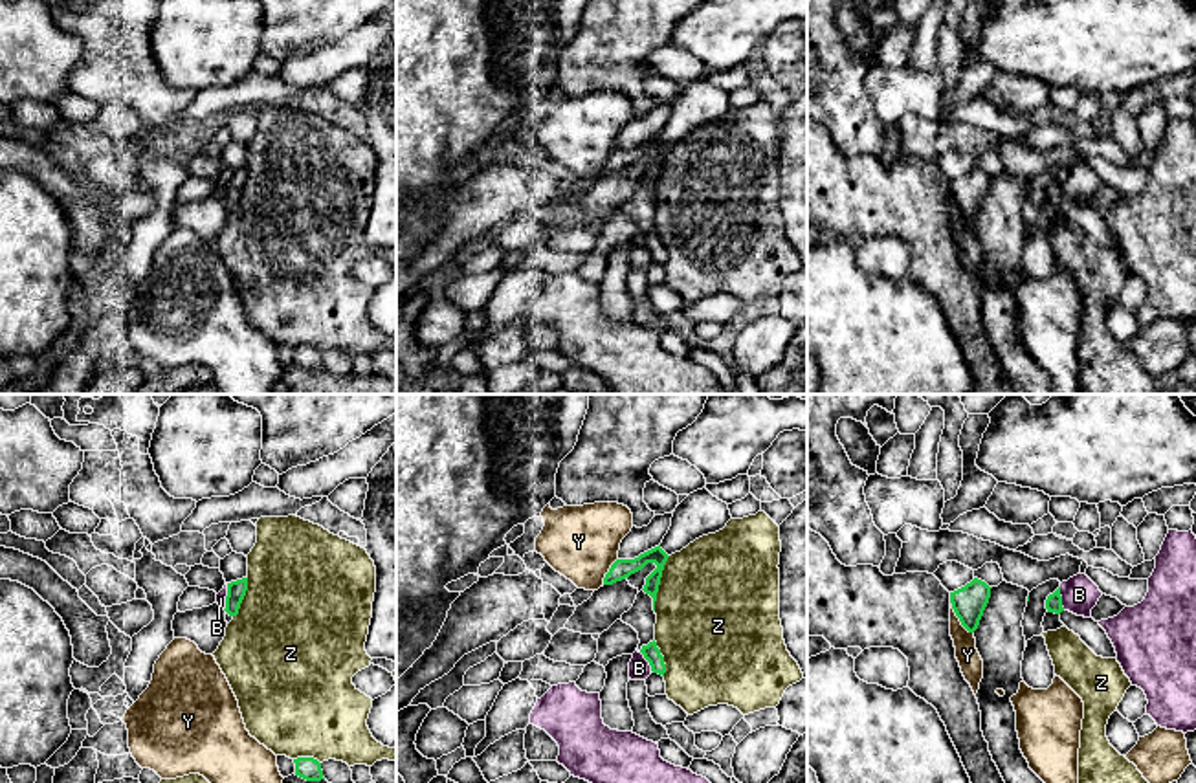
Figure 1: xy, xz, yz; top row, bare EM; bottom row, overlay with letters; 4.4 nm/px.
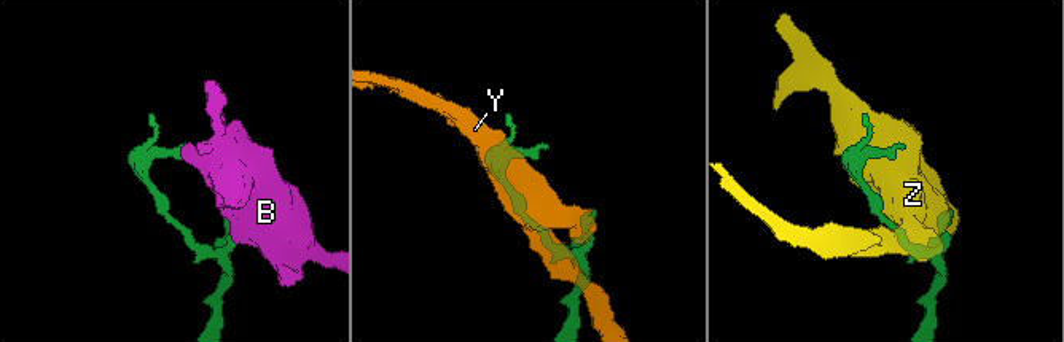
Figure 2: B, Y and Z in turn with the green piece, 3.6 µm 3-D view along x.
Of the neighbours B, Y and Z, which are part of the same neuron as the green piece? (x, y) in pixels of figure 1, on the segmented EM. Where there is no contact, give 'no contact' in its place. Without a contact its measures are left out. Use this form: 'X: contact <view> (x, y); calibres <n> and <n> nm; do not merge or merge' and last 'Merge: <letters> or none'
B: contact yz (1061, 598); calibres 80 and 160 nm; do not merge
Y: contact yz (958, 617); calibres 150 and 100 nm; do not merge
Z: contact xz (659, 584); calibres 90 and 500 nm; do not merge
Merge: none

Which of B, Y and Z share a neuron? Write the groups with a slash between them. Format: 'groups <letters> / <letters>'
groups B / Y / Z

